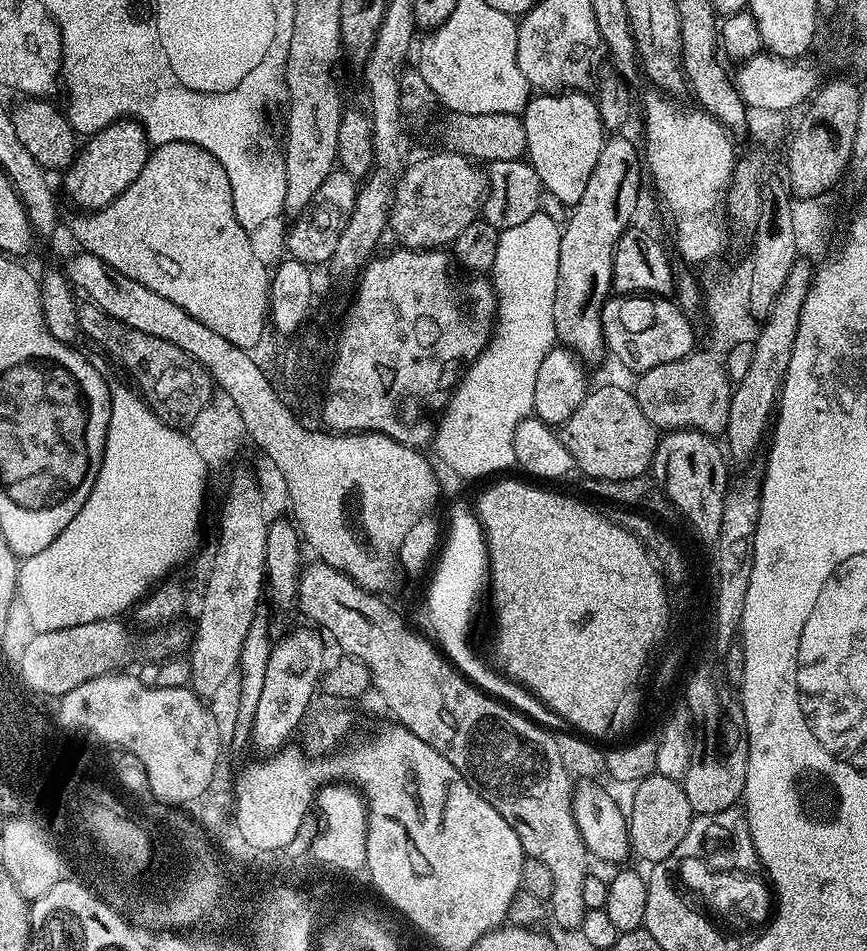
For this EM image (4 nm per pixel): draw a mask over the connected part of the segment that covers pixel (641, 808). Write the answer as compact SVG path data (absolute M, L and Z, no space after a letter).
M659 774L645 776L634 787L633 808L626 814L628 822L628 843L631 851L649 865L663 860L671 861L676 856L678 842L686 838L693 818L692 807L679 780L671 780Z

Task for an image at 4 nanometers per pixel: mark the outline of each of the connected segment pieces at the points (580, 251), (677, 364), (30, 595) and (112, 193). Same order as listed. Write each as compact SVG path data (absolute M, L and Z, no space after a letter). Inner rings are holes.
M612 134L607 137L598 154L598 166L594 166L594 174L590 174L590 182L586 182L586 191L582 198L571 209L567 217L568 225L563 225L560 234L560 257L558 258L558 286L554 290L554 326L556 339L569 352L581 361L596 360L605 355L604 327L602 326L602 310L610 299L612 287L612 267L614 254L622 234L627 232L636 216L636 207L640 204L640 172L642 176L642 156L624 134Z
M694 350L681 360L662 362L662 366L639 373L637 380L636 401L656 429L693 428L713 438L726 432L734 383L725 365L708 350Z
M113 383L110 387L110 422L106 430L106 446L104 447L107 466L98 470L98 478L90 490L90 498L86 498L82 510L78 510L78 514L74 514L74 522L70 522L70 526L66 526L66 530L62 530L62 534L58 534L58 538L54 538L54 542L50 542L50 546L46 546L46 550L38 550L38 554L23 557L22 563L19 565L19 588L23 591L24 600L28 603L28 609L24 616L27 621L32 623L31 631L33 633L62 630L66 626L82 626L86 622L98 622L119 617L122 614L119 612L126 611L131 604L132 607L139 605L150 589L159 585L167 577L164 575L171 568L178 567L195 548L196 539L200 536L200 511L204 508L204 479L210 473L209 469L194 448L191 438L181 429L163 424L145 403L143 397L133 387L125 384Z
M135 118L115 120L100 132L91 133L87 137L88 145L77 151L71 168L63 173L65 190L80 210L105 208L111 200L118 199L142 174L142 166L146 166L150 155L148 135L140 121Z

